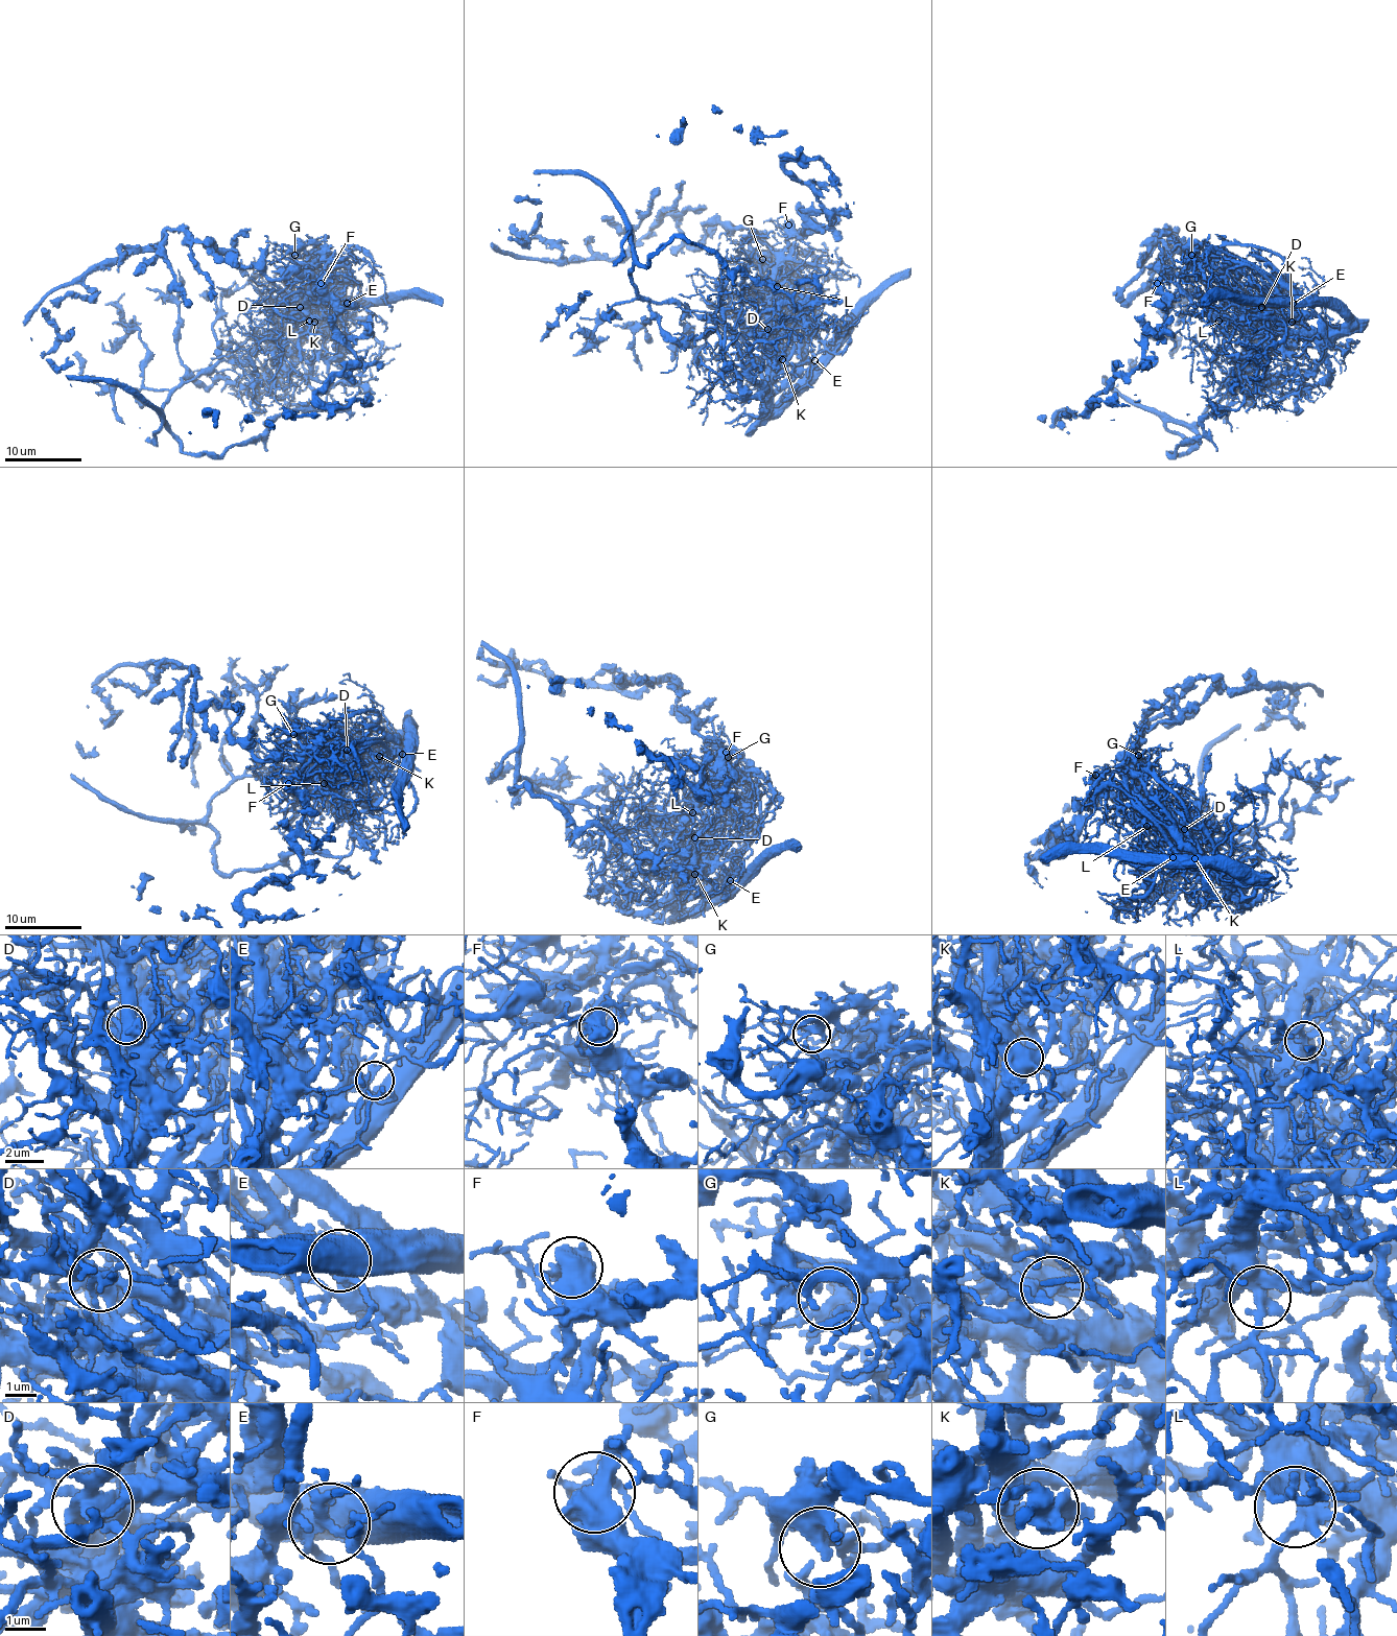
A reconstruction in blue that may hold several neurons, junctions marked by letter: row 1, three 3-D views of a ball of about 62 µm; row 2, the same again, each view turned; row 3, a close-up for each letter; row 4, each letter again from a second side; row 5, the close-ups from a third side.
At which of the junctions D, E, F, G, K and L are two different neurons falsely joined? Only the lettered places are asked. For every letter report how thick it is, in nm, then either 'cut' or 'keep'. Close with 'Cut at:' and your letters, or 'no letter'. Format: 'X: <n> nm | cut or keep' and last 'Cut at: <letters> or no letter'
D: 550 nm | cut
E: 380 nm | keep
F: 550 nm | cut
G: 340 nm | keep
K: 360 nm | keep
L: 440 nm | keep
Cut at: D, F

